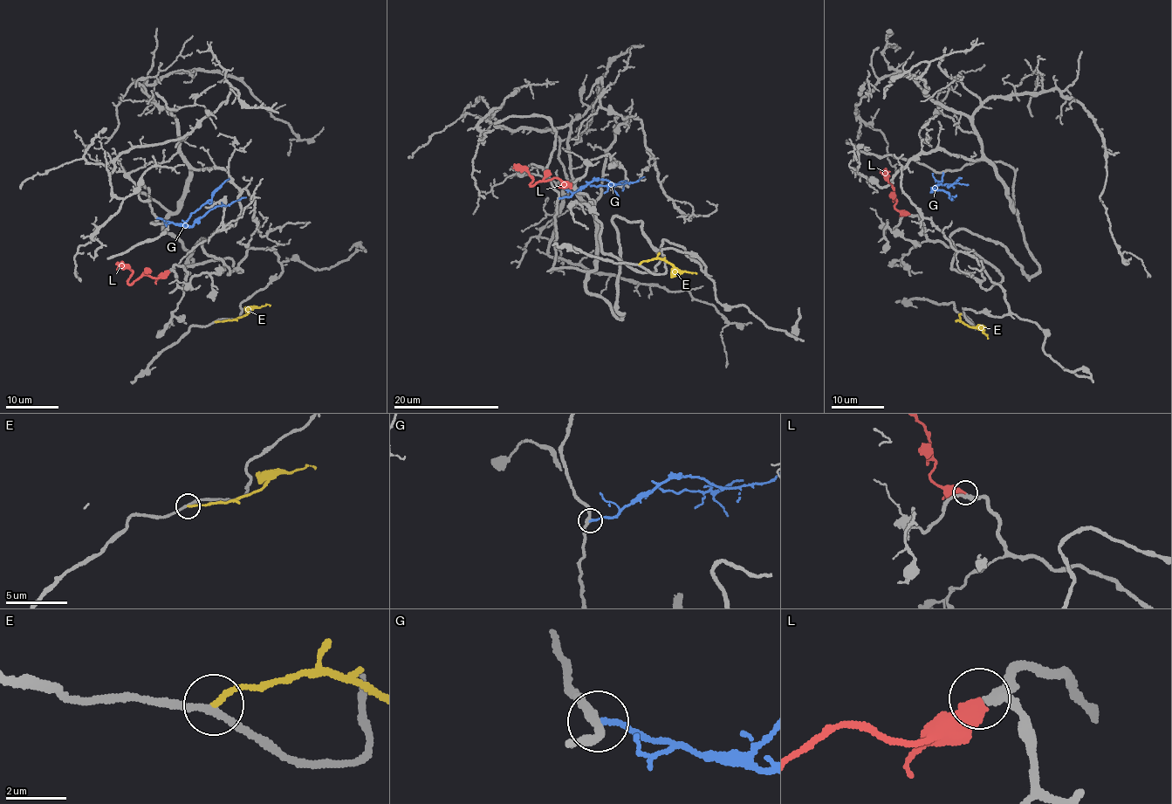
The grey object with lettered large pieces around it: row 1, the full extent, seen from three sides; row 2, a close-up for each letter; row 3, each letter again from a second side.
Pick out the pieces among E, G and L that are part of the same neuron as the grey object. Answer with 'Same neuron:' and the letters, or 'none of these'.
Same neuron: L

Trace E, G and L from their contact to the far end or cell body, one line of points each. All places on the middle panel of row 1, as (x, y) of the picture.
E: (640, 264), (660, 258), (681, 271), (696, 274)
G: (559, 198), (571, 196), (598, 179), (617, 184), (639, 182), (644, 176)
L: (571, 188), (557, 178), (529, 184), (532, 177), (524, 168), (513, 165)

